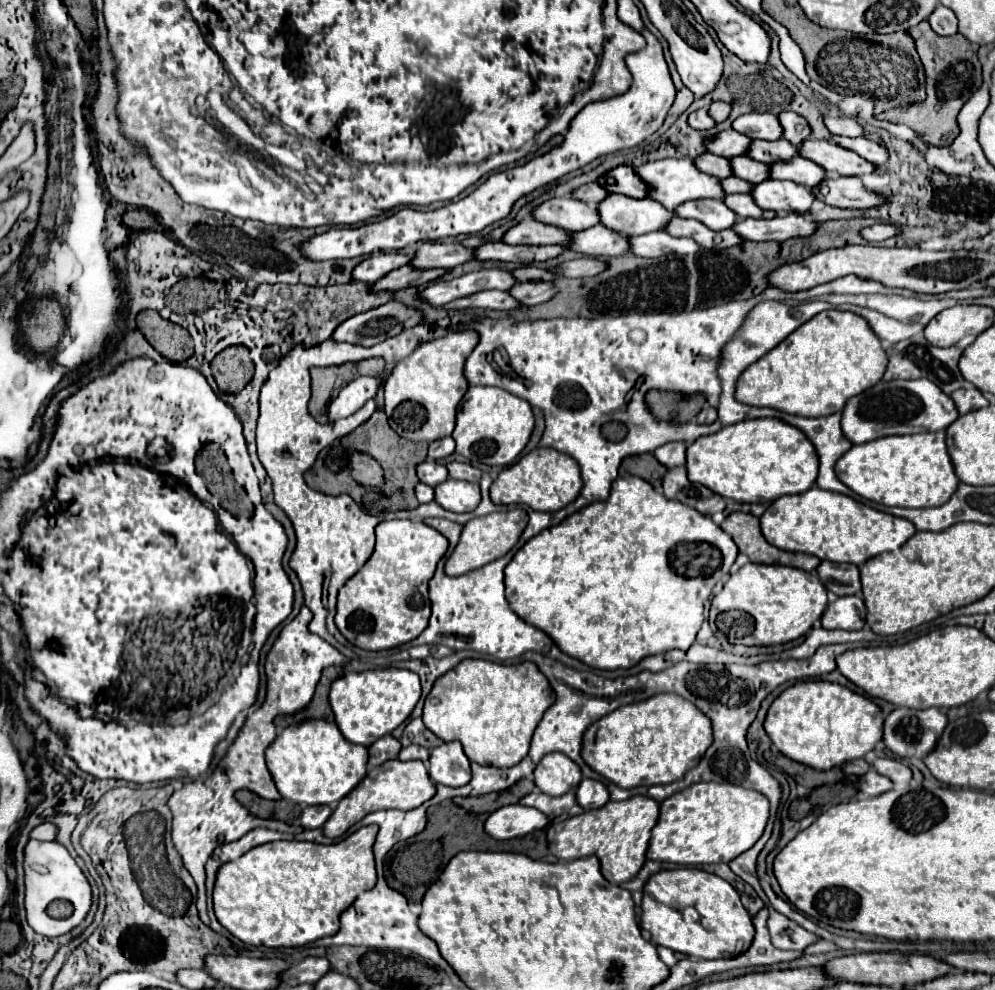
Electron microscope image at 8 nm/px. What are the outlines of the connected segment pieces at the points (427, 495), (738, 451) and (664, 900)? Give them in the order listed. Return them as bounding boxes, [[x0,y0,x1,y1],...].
[[416,482,434,504],[686,418,820,504],[640,868,756,960]]

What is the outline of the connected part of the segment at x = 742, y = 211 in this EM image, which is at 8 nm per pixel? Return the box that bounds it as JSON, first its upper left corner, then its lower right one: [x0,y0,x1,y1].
[724,194,776,220]

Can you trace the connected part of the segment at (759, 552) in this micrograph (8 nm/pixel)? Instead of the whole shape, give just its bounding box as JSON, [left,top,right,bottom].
[722,512,820,572]

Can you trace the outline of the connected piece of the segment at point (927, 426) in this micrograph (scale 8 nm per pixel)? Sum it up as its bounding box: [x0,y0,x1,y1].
[842,378,958,444]

